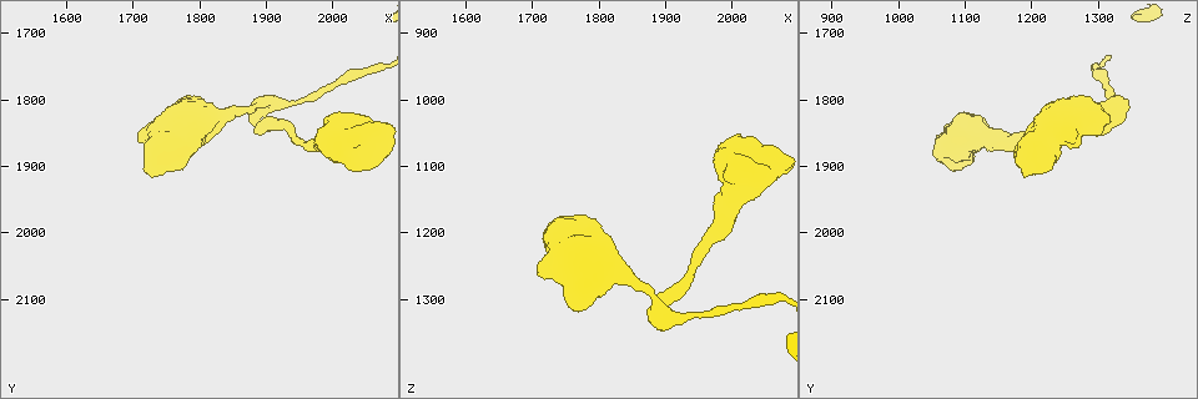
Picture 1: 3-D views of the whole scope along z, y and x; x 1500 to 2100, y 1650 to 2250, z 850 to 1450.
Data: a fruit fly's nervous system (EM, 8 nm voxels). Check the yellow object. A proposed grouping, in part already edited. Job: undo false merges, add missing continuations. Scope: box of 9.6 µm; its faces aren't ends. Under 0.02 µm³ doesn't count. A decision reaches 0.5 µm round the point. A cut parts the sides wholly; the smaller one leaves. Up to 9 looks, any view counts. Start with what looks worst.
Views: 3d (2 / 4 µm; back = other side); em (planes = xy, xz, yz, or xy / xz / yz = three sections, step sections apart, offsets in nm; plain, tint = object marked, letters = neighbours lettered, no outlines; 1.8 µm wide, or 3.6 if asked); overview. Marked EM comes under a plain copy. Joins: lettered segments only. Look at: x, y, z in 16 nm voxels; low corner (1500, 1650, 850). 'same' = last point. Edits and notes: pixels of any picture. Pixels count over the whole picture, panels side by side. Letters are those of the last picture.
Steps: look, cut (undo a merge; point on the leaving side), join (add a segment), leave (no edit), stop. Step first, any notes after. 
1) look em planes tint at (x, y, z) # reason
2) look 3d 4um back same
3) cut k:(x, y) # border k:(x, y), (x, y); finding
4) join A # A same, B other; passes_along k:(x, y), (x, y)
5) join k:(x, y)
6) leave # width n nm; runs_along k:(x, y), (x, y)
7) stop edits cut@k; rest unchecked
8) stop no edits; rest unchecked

look 3d 4um at (1885, 1810, 1300) # sudden change in width

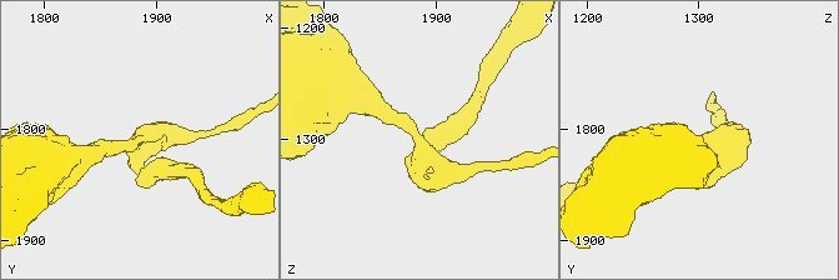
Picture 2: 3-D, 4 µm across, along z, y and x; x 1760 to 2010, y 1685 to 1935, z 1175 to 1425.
look em planes tint at (1880, 1810, 1300) # need the tissue

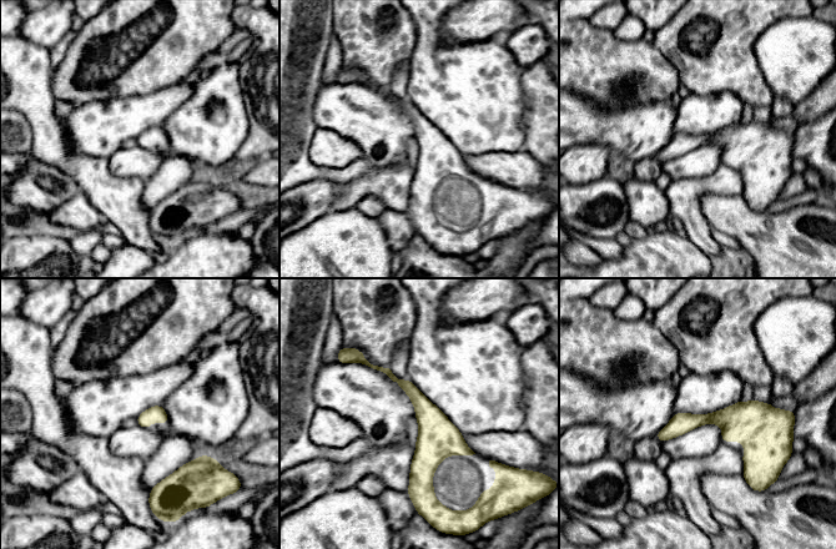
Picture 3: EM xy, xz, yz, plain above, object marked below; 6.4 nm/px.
look em planes letters same

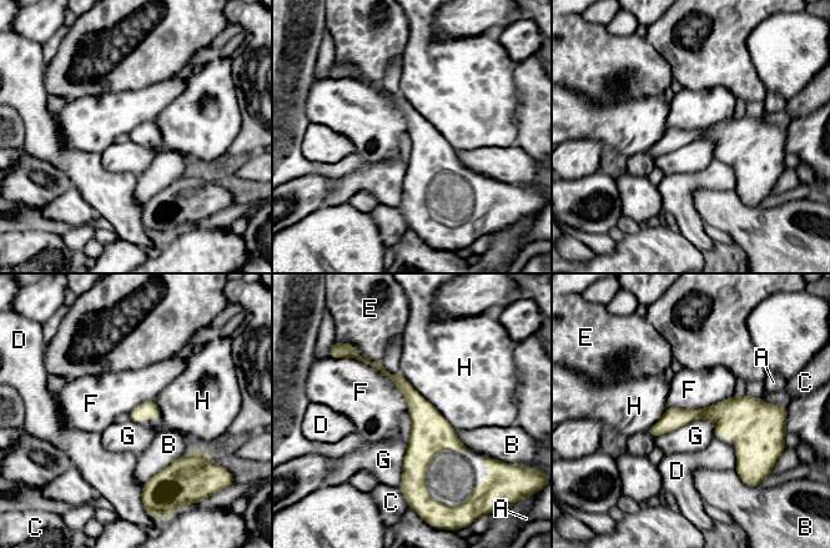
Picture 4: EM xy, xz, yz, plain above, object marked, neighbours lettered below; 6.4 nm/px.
leave # width 110 nm; A other, B other, C other, D other, E other, F other, G other, H other; border 4:(346, 357), (377, 367), (408, 412); one cell here

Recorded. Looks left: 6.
look 3d 4um at (1710, 1860, 1265)

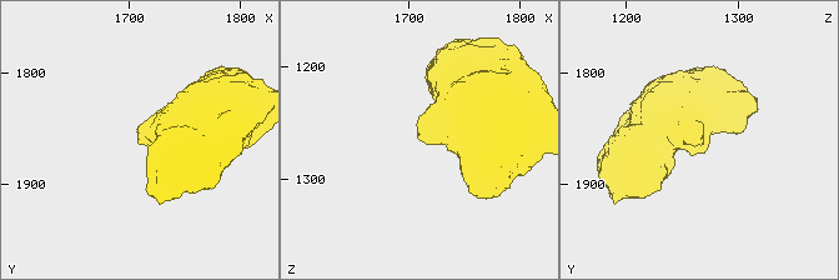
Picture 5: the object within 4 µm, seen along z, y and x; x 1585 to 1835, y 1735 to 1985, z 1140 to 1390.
look em 3.6um planes letters at (1710, 1860, 1264) # need the tissue

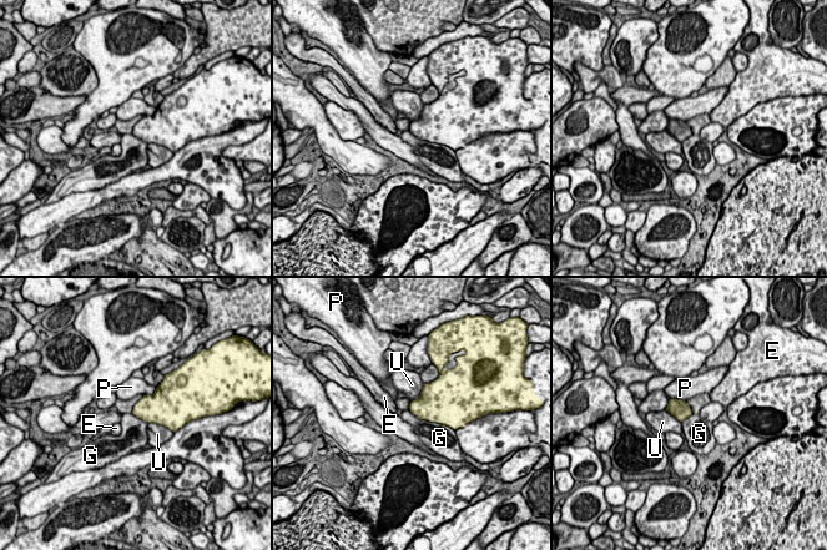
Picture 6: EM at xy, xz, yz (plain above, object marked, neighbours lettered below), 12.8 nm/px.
leave # E other, G other, P other, U other; border 6:(409, 409), (419, 418), (453, 429); none of them fits

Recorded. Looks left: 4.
look 3d 4um at (2010, 1860, 1095) # sharp bend

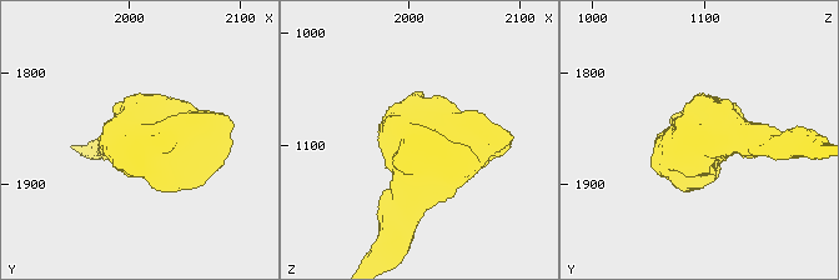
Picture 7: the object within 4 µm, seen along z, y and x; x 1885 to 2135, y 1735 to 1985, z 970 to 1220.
look em 3.6um yz step 16 letters at (2008, 1860, 1090)

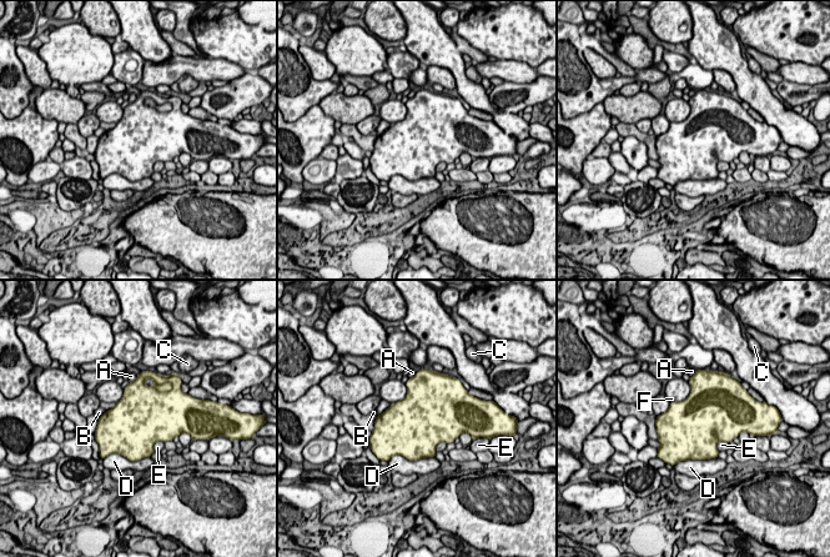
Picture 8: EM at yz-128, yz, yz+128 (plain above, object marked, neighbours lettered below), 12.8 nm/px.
leave # width 750 nm; longest_contact D 550 nm; A other, B other, C other, D other, E other, F other; continuous, no second cell

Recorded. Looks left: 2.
look 3d 4um at (1795, 1875, 1185) # thick end

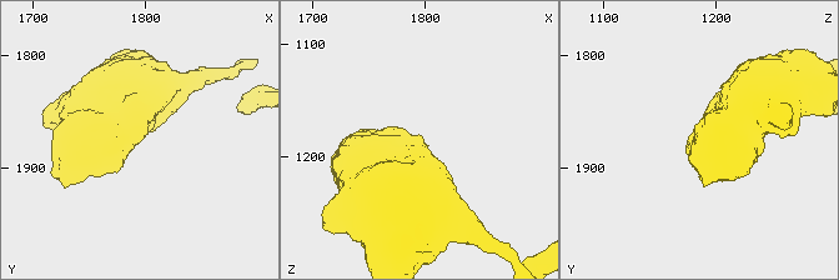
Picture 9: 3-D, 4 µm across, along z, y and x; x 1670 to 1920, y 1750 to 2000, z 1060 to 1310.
look em 3.6um planes letters at (1792, 1874, 1184)

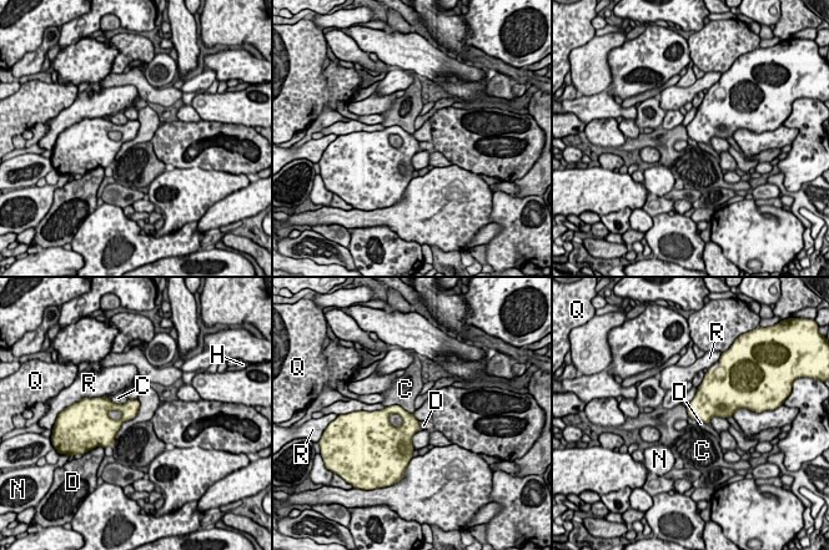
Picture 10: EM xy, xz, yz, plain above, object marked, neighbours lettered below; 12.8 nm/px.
leave # C other, D other, H other, N other, Q other, R other; none of them fits

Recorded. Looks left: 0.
stop no edits; rest unchecked

